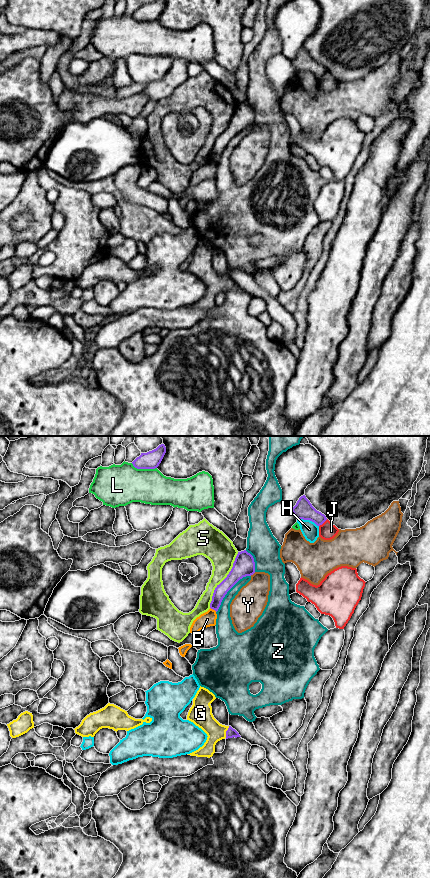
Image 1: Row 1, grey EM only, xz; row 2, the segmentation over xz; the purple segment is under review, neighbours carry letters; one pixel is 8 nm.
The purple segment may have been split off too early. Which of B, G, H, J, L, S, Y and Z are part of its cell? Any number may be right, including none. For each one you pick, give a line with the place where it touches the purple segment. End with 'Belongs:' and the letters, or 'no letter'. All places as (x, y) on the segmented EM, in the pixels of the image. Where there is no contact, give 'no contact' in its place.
G: meets purple in xz at (226, 732)
Belongs: G

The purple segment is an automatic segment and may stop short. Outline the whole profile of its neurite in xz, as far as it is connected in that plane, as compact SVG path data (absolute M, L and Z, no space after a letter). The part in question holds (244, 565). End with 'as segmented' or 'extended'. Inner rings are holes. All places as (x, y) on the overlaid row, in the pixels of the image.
M246 550L238 552L233 567L227 577L214 590L210 608L218 611L221 602L227 592L243 577L255 573L255 562L253 556Z | as segmented

